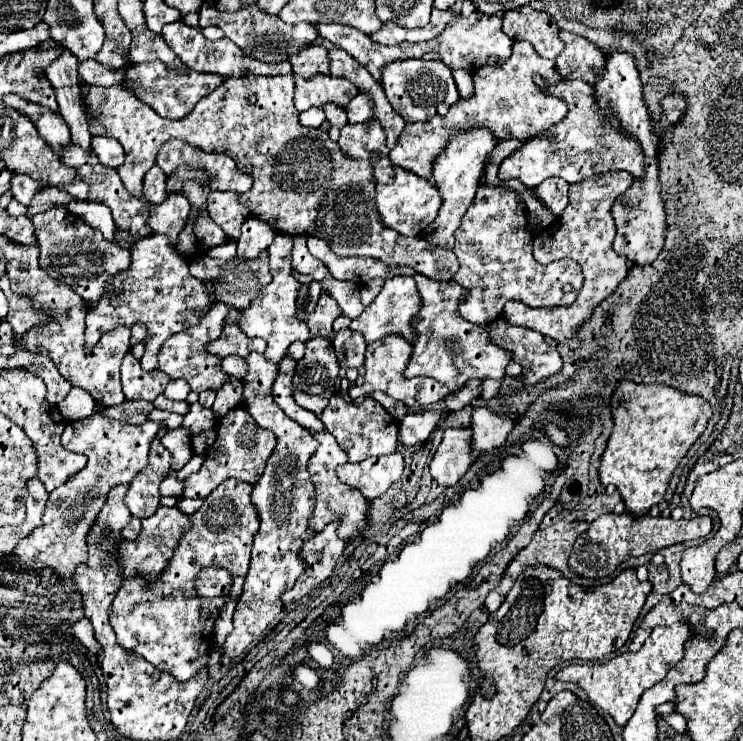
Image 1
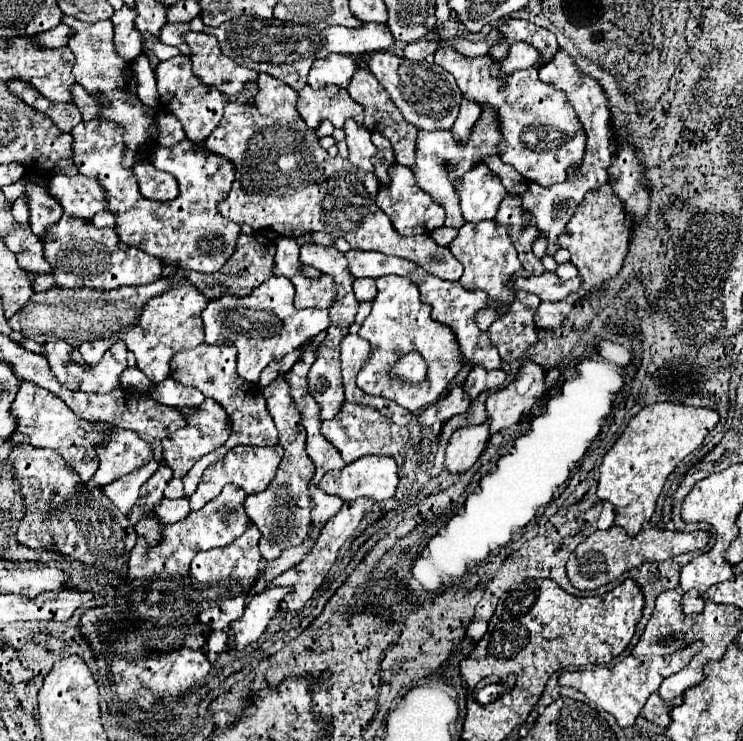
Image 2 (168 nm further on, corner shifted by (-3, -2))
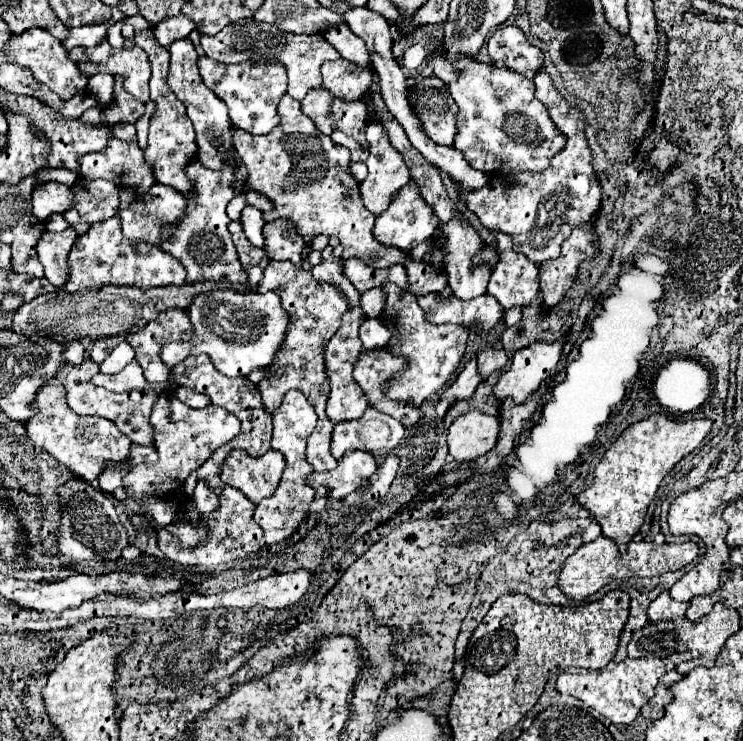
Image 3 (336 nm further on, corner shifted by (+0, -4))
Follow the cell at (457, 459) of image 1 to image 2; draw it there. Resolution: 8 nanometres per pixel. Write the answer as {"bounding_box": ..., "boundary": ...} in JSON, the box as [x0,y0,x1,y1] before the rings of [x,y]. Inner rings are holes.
{"bounding_box":[444,422,490,474],"boundary":[[[486,422],[478,426],[458,428],[448,442],[444,470],[448,474],[464,474],[466,470],[470,470],[474,462],[480,458],[480,454],[486,450],[488,440],[490,432]]]}

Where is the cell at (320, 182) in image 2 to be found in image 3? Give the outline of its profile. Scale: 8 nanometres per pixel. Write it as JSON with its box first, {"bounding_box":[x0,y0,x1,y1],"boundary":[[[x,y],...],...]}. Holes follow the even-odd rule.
{"bounding_box":[233,96,447,296],"boundary":[[[283,96],[279,114],[283,116],[283,124],[279,124],[279,128],[267,136],[251,136],[239,128],[233,128],[235,154],[249,170],[247,190],[265,194],[275,206],[271,212],[265,212],[263,218],[267,222],[275,218],[291,220],[305,238],[305,260],[311,252],[309,246],[315,236],[337,236],[343,246],[343,260],[359,258],[363,264],[371,264],[373,268],[409,264],[404,266],[409,280],[407,292],[413,296],[427,296],[431,292],[443,290],[447,284],[445,272],[435,274],[429,264],[413,262],[395,248],[383,248],[381,244],[375,244],[371,236],[375,216],[363,208],[359,182],[355,182],[355,178],[349,174],[349,148],[331,142],[329,136],[321,136],[315,124],[301,112],[301,104],[291,96]],[[371,254],[379,254],[379,258],[373,260]]]}

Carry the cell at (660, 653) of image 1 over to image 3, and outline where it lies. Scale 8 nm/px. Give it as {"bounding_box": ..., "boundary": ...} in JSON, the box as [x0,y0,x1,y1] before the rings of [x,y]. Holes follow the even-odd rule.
{"bounding_box":[555,658,667,724],"boundary":[[[625,658],[623,662],[615,664],[613,668],[605,670],[589,670],[583,674],[559,674],[555,690],[561,694],[569,694],[585,702],[589,708],[597,710],[601,716],[609,718],[613,724],[631,724],[641,706],[653,698],[653,688],[657,686],[659,678],[667,672],[667,662],[661,658]]]}

